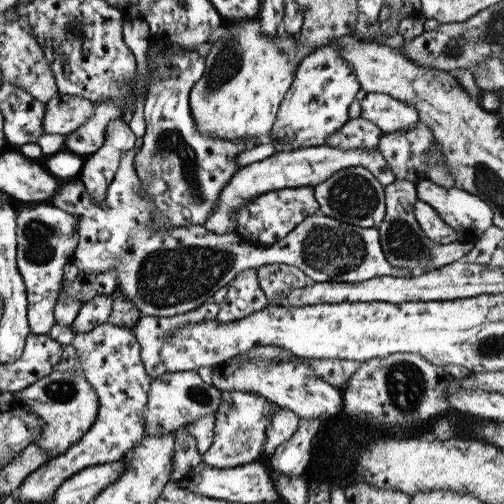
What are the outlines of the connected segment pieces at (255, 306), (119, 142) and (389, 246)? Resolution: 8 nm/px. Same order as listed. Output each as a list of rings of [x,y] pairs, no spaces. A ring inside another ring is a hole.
[[[254,268],[239,272],[227,287],[227,296],[219,304],[220,311],[215,317],[224,325],[248,317],[270,305],[264,290],[258,287]]]
[[[118,118],[107,126],[105,141],[93,155],[84,156],[78,178],[92,195],[93,204],[105,206],[105,192],[118,170],[121,156],[134,148],[138,139],[128,127],[128,118]]]
[[[397,180],[396,182],[385,185],[386,210],[383,221],[375,227],[380,235],[380,244],[384,251],[386,260],[391,266],[412,269],[413,272],[423,272],[426,270],[439,269],[452,262],[459,260],[461,256],[468,254],[475,245],[472,239],[460,239],[450,244],[436,244],[427,238],[414,214],[414,204],[419,199],[416,194],[415,183],[409,180]]]

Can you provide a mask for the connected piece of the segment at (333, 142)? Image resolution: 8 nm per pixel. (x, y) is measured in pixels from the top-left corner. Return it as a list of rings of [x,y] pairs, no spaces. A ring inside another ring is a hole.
[[[362,118],[348,119],[339,131],[333,132],[325,138],[324,145],[334,148],[363,148],[374,150],[381,142],[383,132],[373,122]]]

